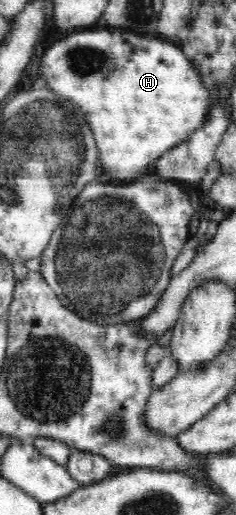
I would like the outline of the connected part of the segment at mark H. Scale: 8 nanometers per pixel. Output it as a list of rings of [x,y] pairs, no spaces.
[[[101,25],[56,39],[43,52],[38,73],[46,79],[50,91],[76,103],[85,112],[107,173],[98,181],[106,183],[132,179],[132,173],[156,162],[162,154],[189,139],[194,131],[202,129],[212,113],[212,95],[202,84],[201,73],[174,40],[146,38]]]

